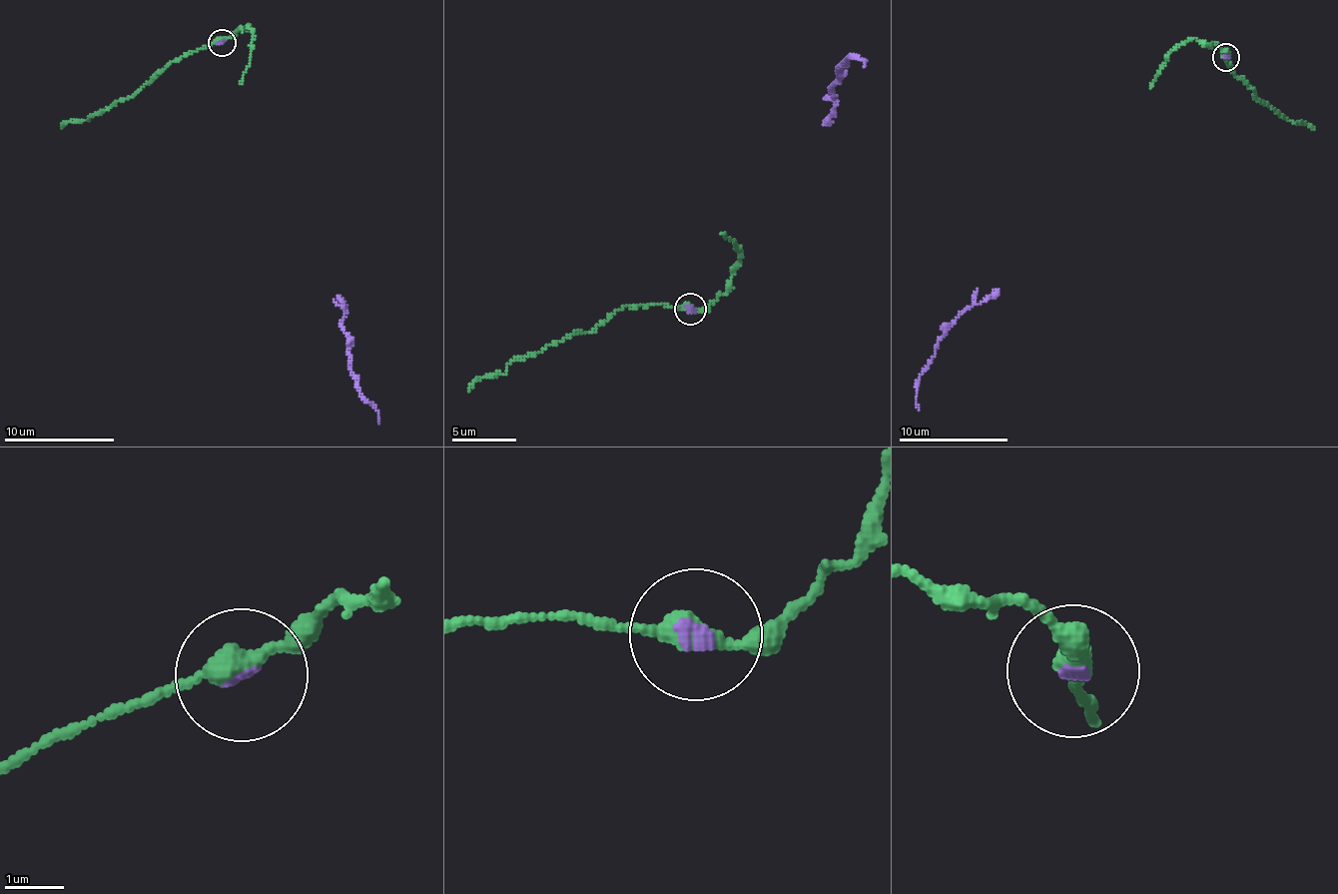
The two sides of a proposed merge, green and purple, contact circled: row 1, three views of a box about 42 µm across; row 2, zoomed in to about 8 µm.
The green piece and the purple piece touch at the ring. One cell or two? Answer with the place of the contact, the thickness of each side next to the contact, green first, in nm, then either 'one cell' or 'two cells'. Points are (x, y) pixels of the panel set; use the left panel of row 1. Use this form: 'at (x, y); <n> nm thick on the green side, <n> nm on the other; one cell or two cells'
at (222, 42); 340 nm thick on the green side, 130 nm on the other; one cell

